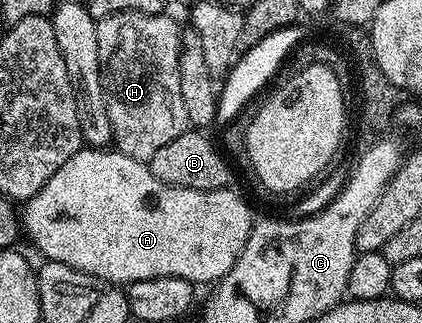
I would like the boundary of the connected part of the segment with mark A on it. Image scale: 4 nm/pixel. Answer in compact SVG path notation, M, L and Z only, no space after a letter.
M84 148L78 150L69 160L65 160L65 164L61 164L61 168L57 168L57 172L53 172L53 176L49 176L49 184L45 184L45 188L41 188L39 194L34 194L32 198L28 198L22 203L21 230L25 238L28 238L44 254L42 256L44 259L69 264L69 268L77 268L81 272L92 274L94 278L107 284L130 284L137 280L153 280L157 276L177 276L181 280L189 280L192 284L200 284L199 282L214 284L227 275L229 268L233 268L237 256L241 256L241 248L245 248L251 235L253 225L251 210L247 207L246 200L241 195L234 194L233 191L234 189L231 188L190 190L161 184L161 180L157 180L157 176L153 176L148 163L133 160L114 148Z

